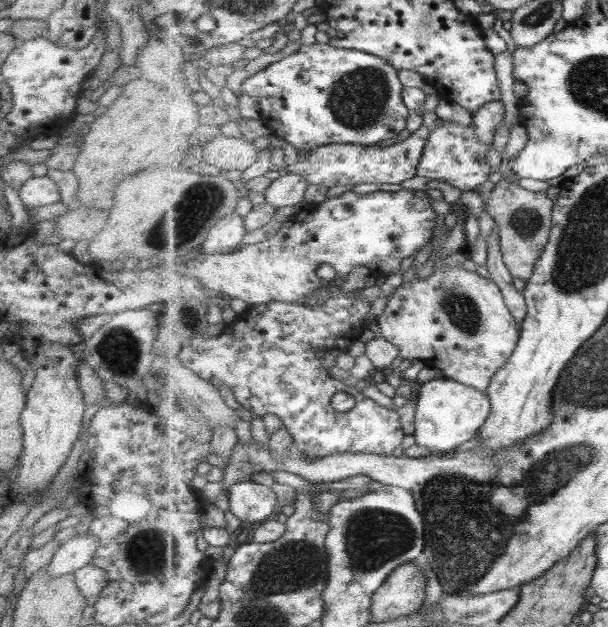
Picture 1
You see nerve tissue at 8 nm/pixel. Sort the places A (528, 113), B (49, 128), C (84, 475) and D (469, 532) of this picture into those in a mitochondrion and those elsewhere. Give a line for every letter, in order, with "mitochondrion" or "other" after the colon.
A: other
B: other
C: other
D: mitochondrion

